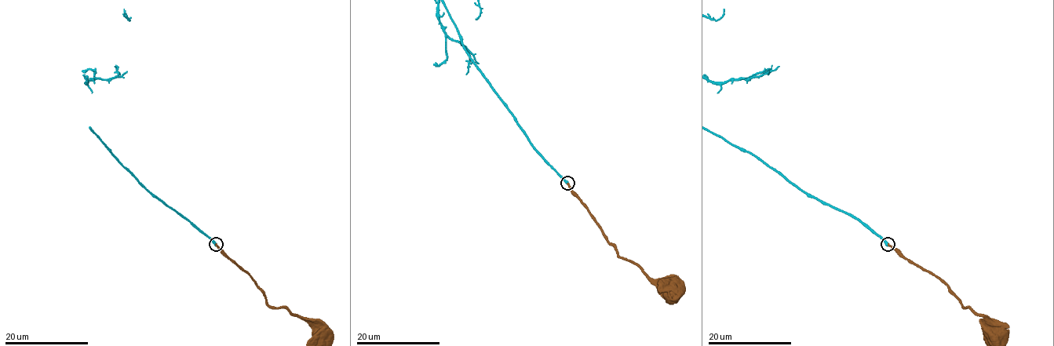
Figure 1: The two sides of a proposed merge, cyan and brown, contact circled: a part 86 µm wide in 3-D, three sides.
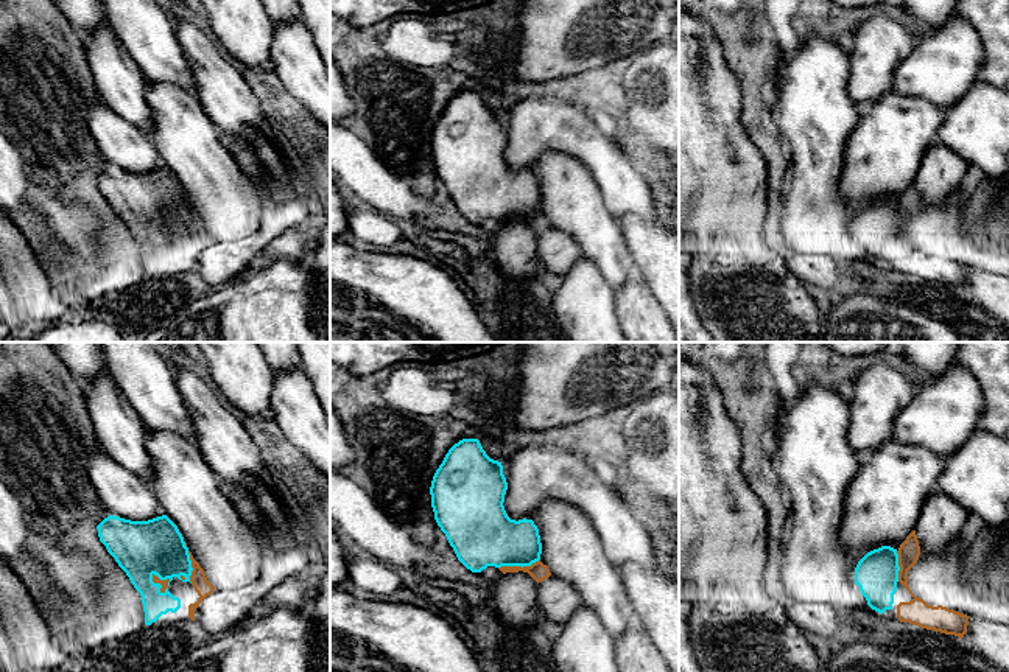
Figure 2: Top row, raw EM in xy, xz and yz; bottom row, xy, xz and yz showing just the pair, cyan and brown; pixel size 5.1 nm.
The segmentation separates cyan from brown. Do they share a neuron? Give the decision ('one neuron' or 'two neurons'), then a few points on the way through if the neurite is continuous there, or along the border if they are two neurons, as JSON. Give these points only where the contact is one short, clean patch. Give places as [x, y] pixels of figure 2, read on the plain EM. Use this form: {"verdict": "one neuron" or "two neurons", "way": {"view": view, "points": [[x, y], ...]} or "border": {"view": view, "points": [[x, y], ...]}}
{"verdict": "one neuron"}

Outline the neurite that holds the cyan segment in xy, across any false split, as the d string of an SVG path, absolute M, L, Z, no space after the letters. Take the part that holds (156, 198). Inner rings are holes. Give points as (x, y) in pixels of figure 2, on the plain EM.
M109 166L97 180L100 193L140 244L146 277L181 260L181 250L168 243L174 229L190 233L199 247L188 257L188 269L195 272L196 260L215 238L207 232L178 177L167 166L148 173Z

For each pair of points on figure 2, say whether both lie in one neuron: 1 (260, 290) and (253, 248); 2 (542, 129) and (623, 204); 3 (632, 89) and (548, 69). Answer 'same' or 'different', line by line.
1: different
2: same
3: different

